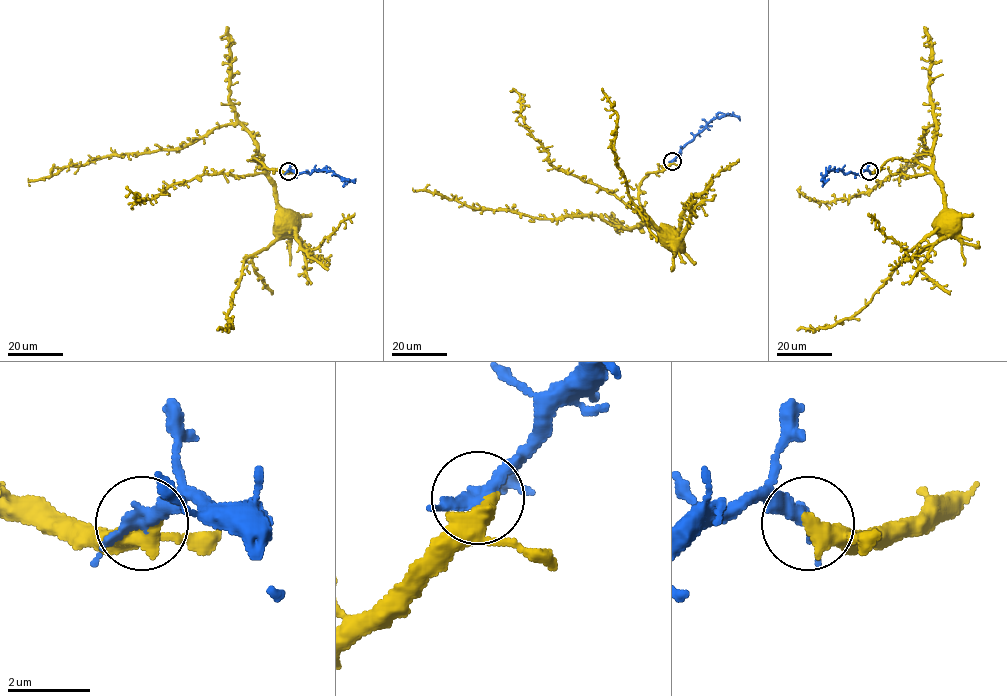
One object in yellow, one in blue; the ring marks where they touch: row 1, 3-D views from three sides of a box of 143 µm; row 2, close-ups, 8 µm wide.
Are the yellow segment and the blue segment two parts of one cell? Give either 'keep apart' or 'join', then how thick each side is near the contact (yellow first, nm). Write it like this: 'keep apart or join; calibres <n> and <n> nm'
join; calibres 360 and 300 nm

